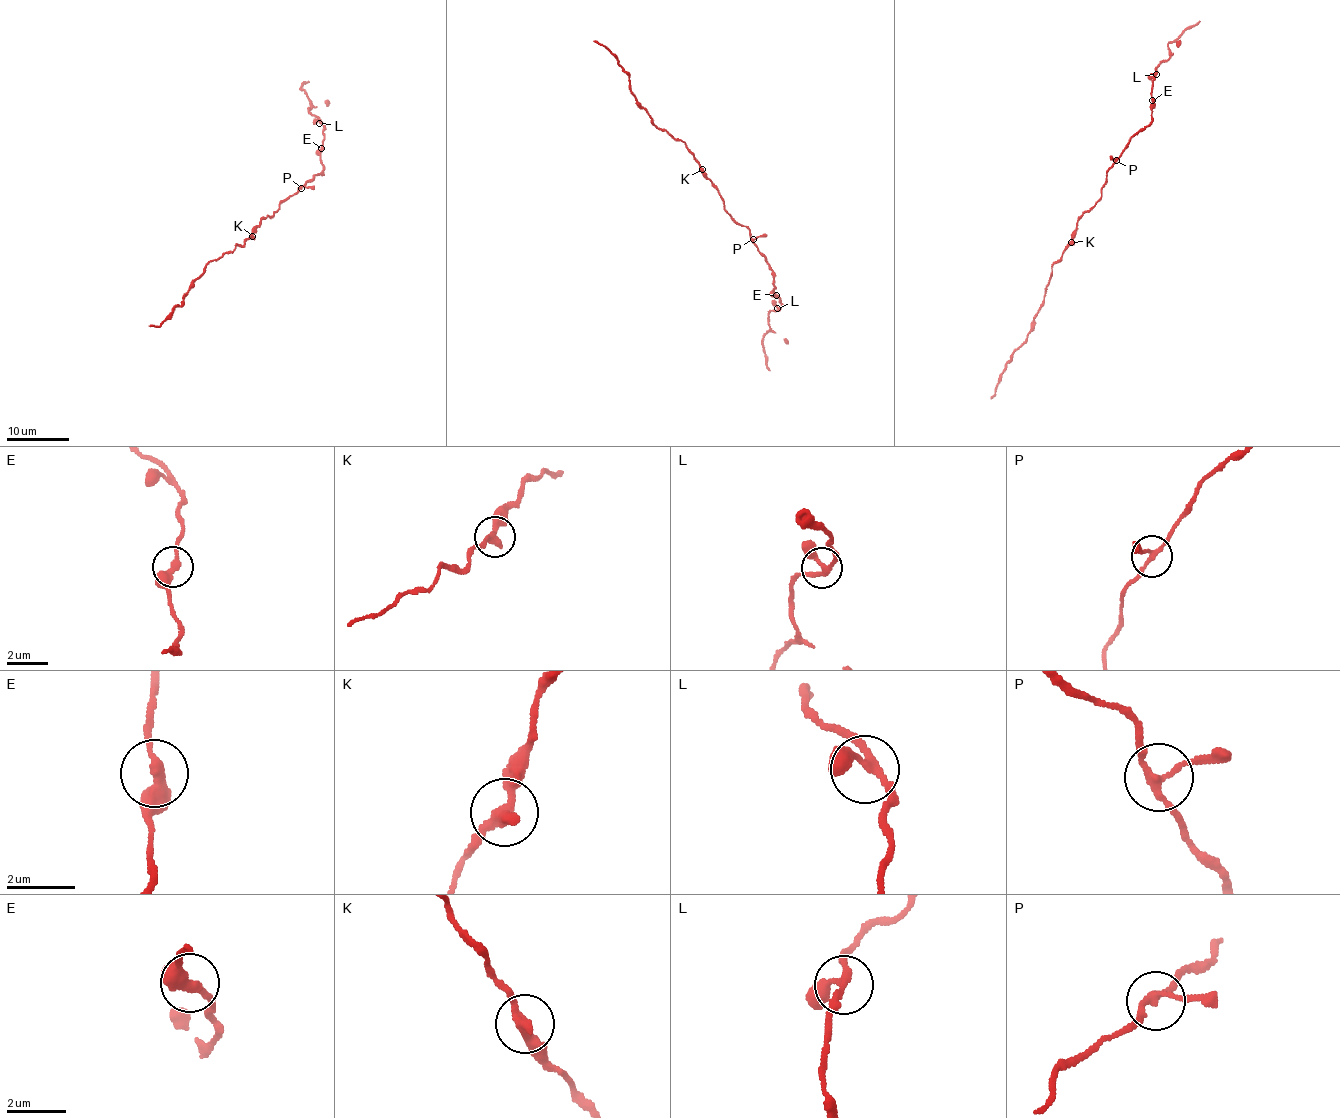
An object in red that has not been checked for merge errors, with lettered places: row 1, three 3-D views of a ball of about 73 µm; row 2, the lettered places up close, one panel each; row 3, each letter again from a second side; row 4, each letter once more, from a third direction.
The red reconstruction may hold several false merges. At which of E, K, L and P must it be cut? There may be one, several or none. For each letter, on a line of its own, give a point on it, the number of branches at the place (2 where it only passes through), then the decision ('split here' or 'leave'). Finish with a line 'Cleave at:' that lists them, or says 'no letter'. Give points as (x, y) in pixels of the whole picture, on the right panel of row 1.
E: place (1152, 100); branches 3; leave
K: place (1071, 242); branches 2; leave
L: place (1156, 74); branches 3; leave
P: place (1116, 160); branches 3; leave
Cleave at: no letter

